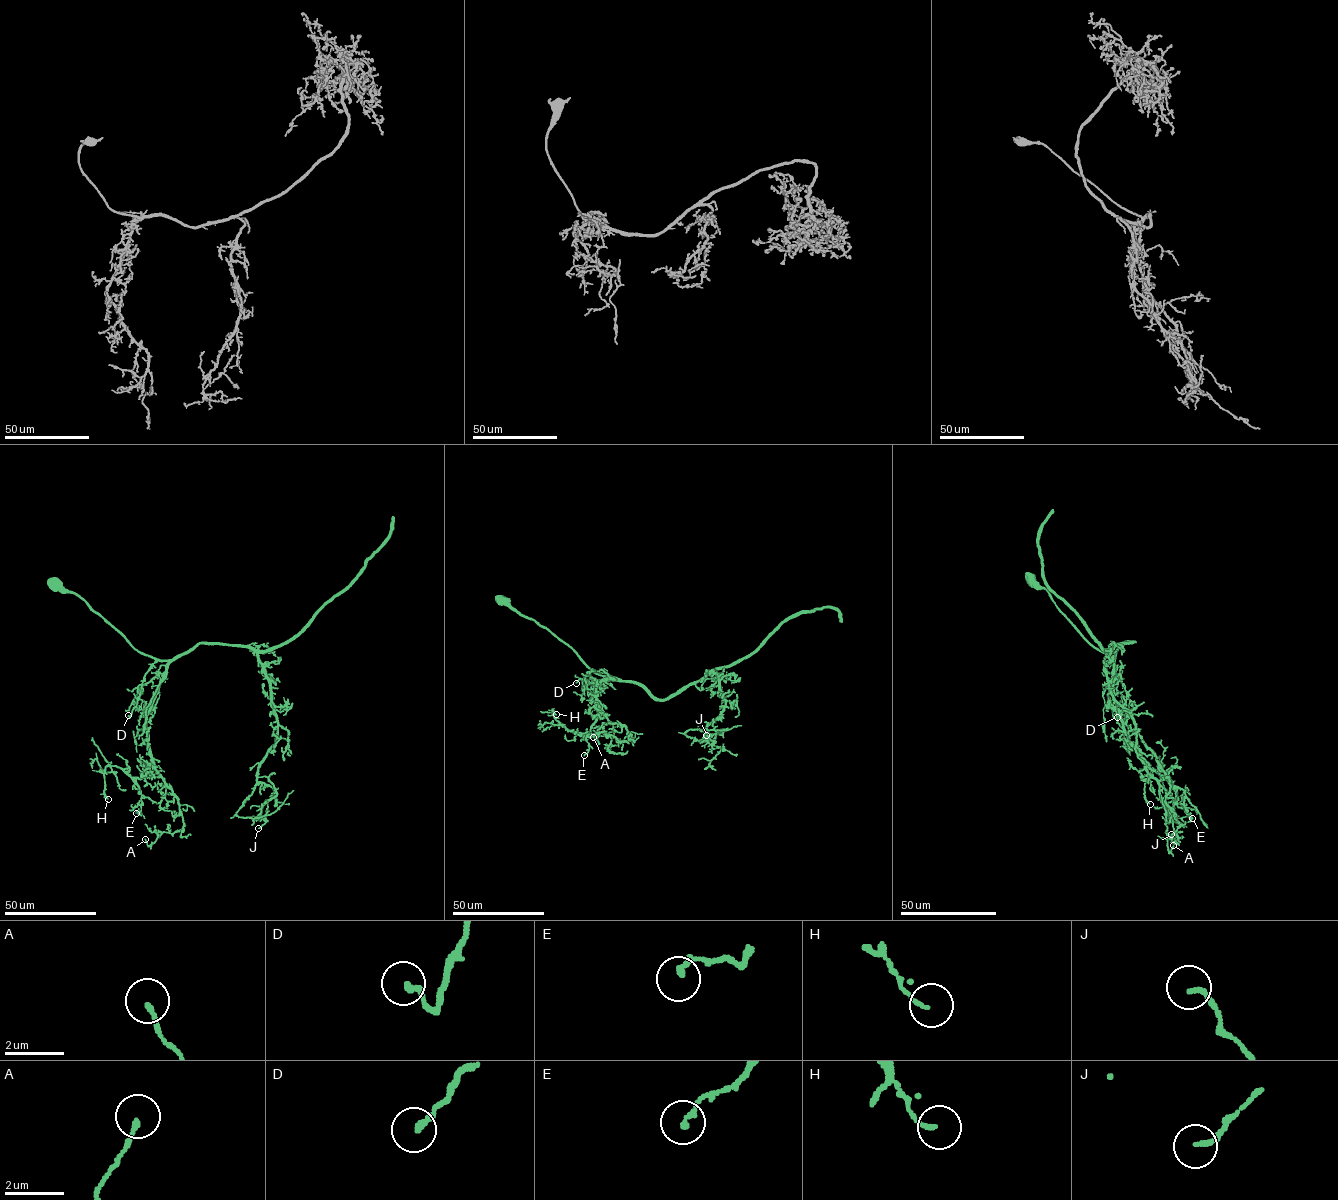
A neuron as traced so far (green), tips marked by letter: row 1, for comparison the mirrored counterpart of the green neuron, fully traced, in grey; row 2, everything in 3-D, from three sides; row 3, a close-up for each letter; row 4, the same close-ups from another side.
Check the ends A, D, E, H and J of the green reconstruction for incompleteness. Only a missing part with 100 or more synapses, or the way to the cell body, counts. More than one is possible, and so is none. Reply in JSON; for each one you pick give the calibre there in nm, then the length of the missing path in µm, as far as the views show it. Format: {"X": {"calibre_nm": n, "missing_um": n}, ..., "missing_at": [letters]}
{"missing_at": []}

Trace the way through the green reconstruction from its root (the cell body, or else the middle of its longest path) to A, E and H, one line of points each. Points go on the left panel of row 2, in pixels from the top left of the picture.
A: (53, 583), (139, 651), (169, 661), (146, 720), (147, 745), (183, 826), (157, 831), (149, 845), (145, 839)
E: (53, 583), (79, 595), (139, 651), (169, 661), (146, 720), (153, 764), (136, 778), (142, 801), (136, 813)
H: (53, 583), (79, 595), (139, 651), (169, 661), (146, 720), (153, 764), (140, 778), (107, 765), (108, 799)

